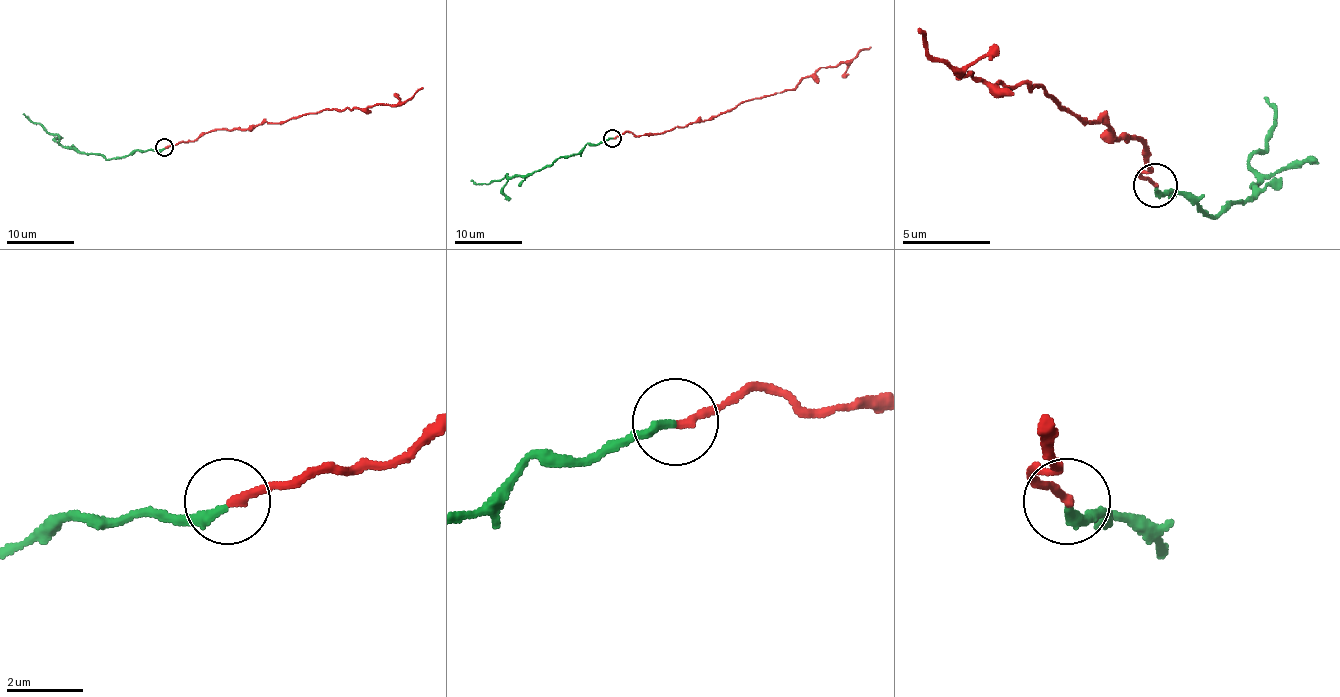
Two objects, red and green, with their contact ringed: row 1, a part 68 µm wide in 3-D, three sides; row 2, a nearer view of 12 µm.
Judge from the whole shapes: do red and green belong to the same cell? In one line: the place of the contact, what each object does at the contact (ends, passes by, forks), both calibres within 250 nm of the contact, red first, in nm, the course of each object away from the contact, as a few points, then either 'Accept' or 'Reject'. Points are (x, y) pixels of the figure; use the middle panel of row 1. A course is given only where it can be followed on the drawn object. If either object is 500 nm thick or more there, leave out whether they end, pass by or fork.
Place: (612, 138). At the ring red ends. At the ring green ends. Thickness 220 nm (red) against 240 nm. Course of red: (613, 137), (703, 122), (749, 100), (793, 90), (822, 67), (849, 62), (871, 47). Course of green: (613, 137), (586, 144), (575, 154), (557, 157), (523, 176), (506, 174), (489, 183), (470, 180). Reject

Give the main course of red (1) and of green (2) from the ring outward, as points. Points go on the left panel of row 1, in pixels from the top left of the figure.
1: (165, 148), (195, 141), (217, 129), (255, 127), (323, 110), (401, 105), (423, 87)
2: (165, 148), (109, 160), (102, 154), (85, 154), (65, 148), (58, 136), (31, 122), (22, 114)

